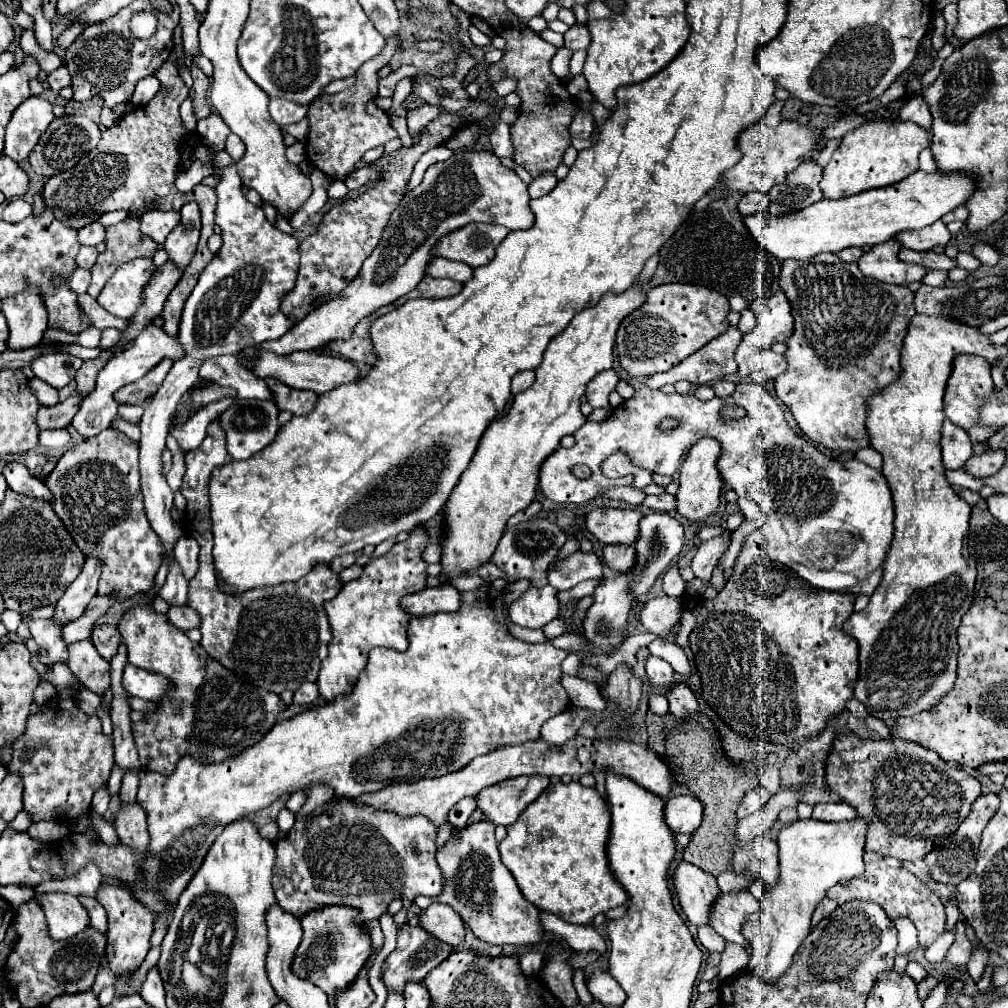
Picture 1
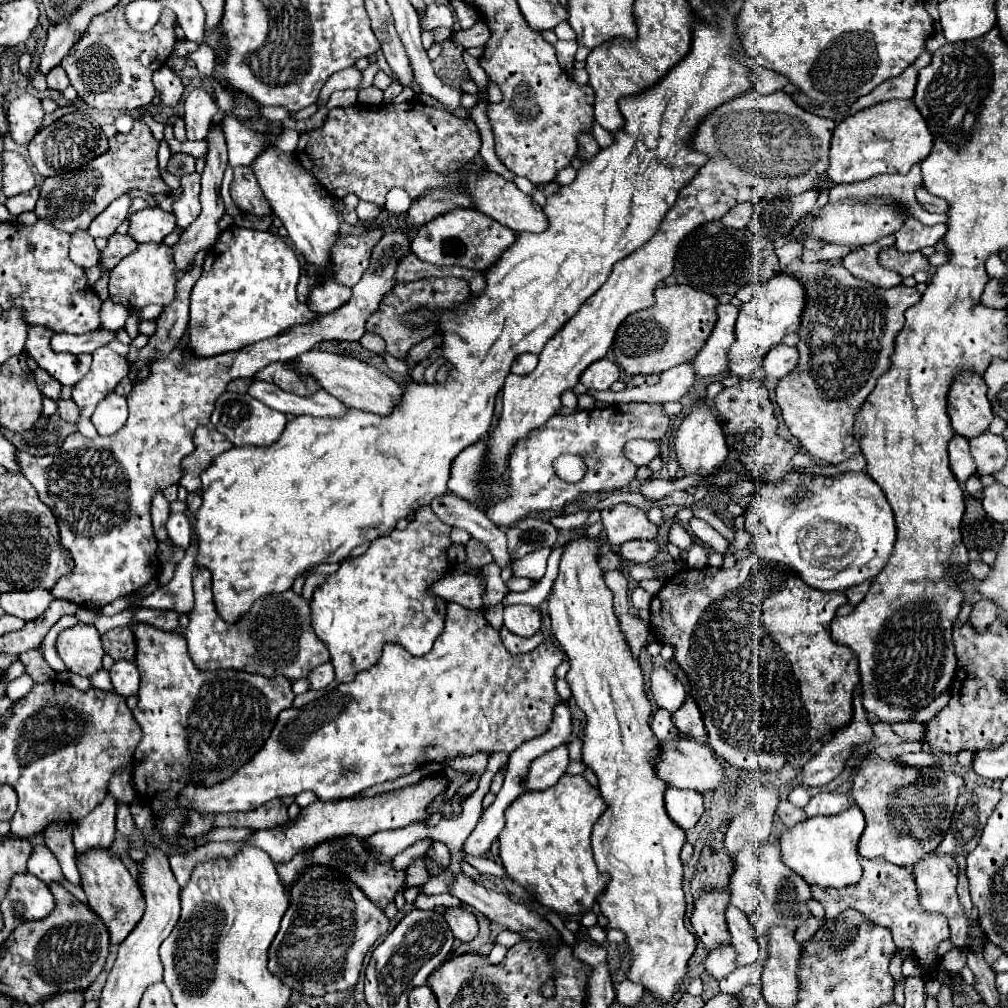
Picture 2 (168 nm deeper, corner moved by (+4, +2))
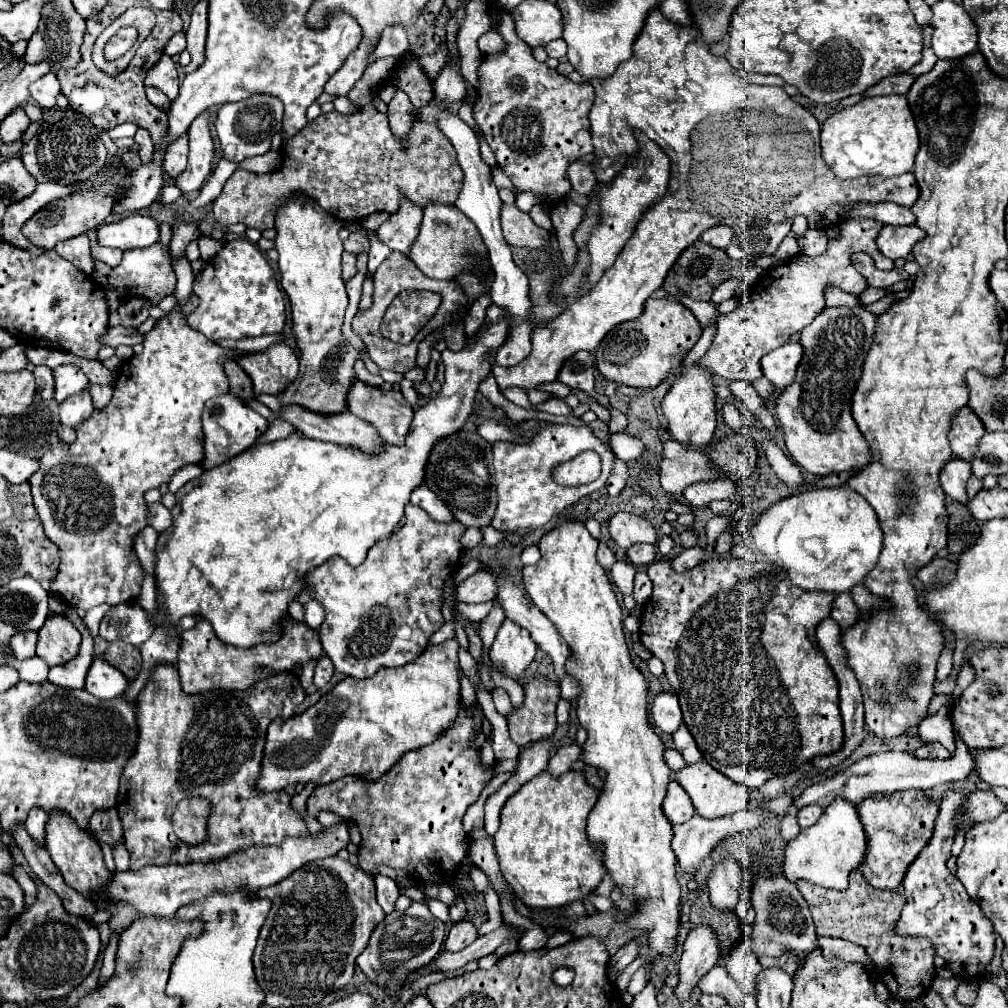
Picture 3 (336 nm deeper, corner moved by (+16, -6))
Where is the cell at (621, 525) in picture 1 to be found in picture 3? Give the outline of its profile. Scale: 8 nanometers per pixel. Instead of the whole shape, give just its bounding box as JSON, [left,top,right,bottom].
[608,513,658,549]

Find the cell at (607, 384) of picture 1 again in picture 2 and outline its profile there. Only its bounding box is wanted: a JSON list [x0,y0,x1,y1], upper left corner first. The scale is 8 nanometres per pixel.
[580,359,620,391]

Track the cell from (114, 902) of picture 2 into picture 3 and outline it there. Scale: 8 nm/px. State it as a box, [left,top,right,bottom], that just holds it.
[46,815,112,897]

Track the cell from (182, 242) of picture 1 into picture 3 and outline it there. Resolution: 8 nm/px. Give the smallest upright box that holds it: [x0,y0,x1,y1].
[176,111,214,195]

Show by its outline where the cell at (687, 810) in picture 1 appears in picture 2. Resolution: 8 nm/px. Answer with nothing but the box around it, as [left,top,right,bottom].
[664,787,704,831]

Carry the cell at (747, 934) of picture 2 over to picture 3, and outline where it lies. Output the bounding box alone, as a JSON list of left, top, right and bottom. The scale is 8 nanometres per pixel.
[724,939,762,993]

